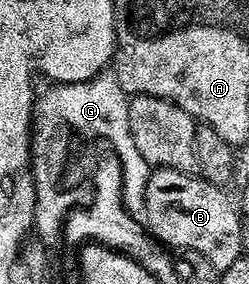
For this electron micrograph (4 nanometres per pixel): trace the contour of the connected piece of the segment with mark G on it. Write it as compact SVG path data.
M106 70L87 82L74 84L50 83L36 93L33 101L33 126L31 129L31 167L33 185L37 201L33 211L33 225L38 232L40 243L50 250L56 250L63 244L63 233L66 221L77 208L73 200L77 200L77 192L73 192L73 140L77 140L77 132L81 136L109 136L113 144L117 144L117 152L121 152L121 160L125 160L125 168L129 168L129 192L133 196L145 196L145 187L149 181L150 164L143 154L135 150L135 138L131 138L129 125L130 97L121 89L116 75Z

